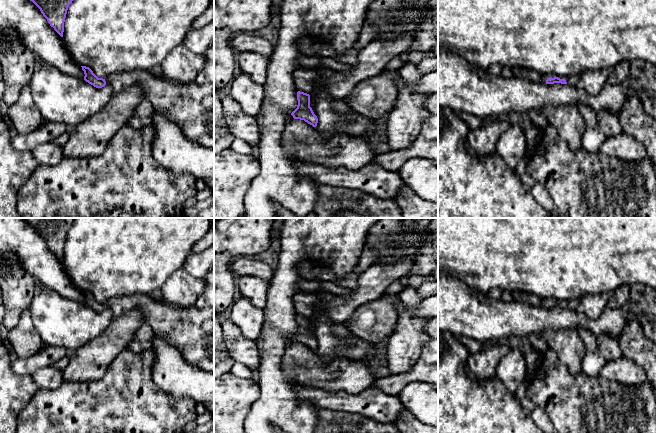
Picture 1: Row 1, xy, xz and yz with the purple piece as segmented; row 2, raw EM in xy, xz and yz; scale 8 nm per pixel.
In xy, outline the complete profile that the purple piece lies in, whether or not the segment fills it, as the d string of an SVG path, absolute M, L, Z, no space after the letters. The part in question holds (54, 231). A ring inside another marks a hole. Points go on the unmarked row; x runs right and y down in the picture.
M23 218L32 225L54 254L63 261L64 246L74 218Z

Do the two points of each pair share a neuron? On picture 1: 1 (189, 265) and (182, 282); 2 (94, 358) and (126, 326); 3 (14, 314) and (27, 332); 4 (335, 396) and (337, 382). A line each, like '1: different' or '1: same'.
1: different
2: same
3: different
4: different

